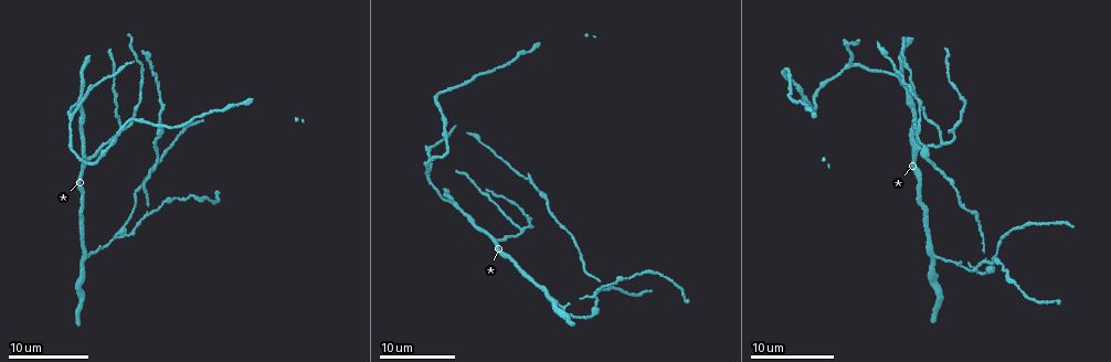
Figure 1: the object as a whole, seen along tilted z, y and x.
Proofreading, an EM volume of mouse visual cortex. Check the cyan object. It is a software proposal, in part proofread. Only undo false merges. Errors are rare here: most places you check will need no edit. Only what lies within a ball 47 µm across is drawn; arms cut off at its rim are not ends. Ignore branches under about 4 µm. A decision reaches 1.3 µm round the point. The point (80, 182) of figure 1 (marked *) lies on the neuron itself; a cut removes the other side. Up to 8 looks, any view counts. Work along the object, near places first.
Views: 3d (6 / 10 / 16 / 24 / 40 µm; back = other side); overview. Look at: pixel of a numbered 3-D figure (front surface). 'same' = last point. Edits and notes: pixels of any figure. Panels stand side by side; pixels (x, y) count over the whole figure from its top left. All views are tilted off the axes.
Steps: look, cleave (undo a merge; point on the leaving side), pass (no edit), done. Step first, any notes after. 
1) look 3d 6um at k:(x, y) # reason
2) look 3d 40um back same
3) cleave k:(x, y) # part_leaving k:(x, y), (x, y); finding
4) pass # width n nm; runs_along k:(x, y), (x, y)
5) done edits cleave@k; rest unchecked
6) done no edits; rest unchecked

look 3d 10um at 1:(522, 229) # side arm on a straight run

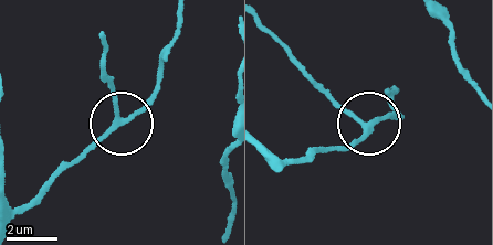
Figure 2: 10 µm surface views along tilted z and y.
look 3d 6um at 2:(369, 124)

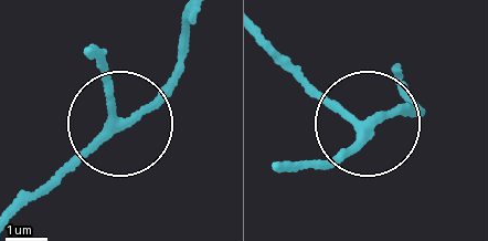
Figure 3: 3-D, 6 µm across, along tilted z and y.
pass # side_arm 16 um; arms 3; all the same neuron

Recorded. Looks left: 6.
look 3d 16um at 1:(918, 146) # arms part here

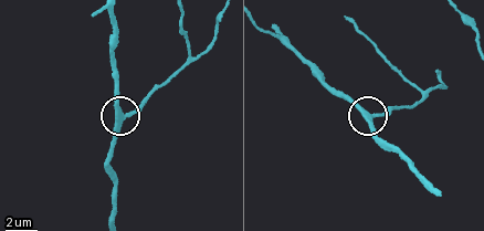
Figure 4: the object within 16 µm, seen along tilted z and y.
pass # width 340 nm; one neuron here

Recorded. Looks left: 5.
look 3d 6um at 1:(452, 202) # arms part here

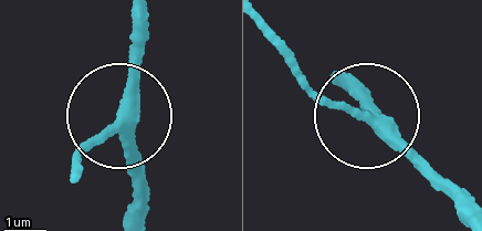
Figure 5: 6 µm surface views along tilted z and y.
look 3d 6um back at 5:(115, 130)

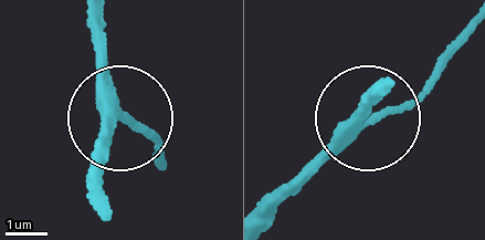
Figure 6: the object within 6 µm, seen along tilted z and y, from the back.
pass # side_arm 6 um; runs_along 6:(102, 159), (101, 135), (118, 114), (93, 16); continuous, no second neuron

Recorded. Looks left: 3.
look 3d 16um at 1:(121, 230) # four arms meet

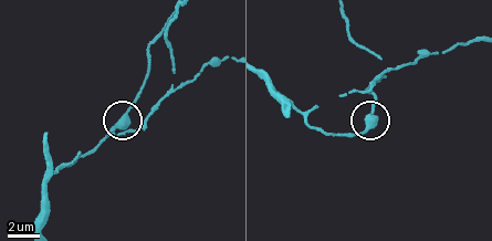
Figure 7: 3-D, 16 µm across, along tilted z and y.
pass # side_arm 21 um; arms 4; continuous, no second neuron

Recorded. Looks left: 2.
done no edits; rest unchecked

